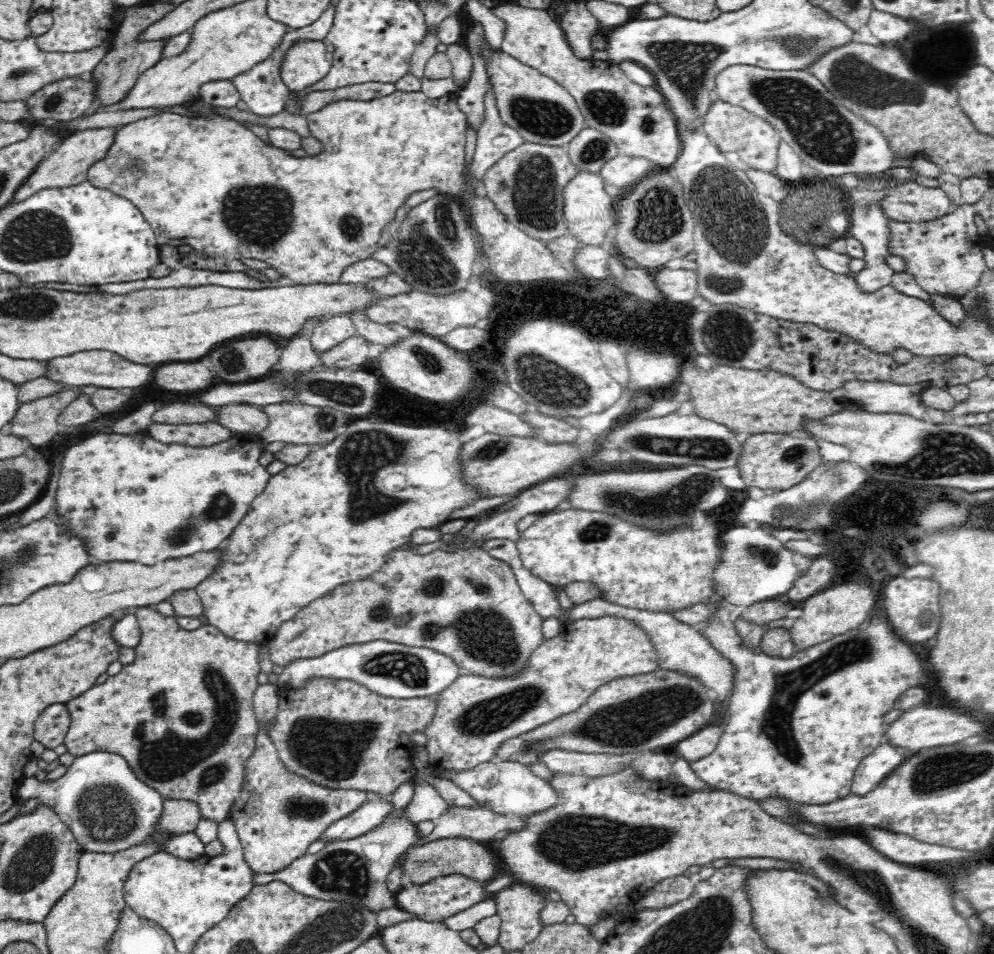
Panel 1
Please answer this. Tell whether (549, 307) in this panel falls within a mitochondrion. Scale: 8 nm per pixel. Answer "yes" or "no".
no

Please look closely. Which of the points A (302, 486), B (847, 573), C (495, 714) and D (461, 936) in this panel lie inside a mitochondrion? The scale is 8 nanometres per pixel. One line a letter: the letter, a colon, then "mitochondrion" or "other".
A: other
B: other
C: mitochondrion
D: other

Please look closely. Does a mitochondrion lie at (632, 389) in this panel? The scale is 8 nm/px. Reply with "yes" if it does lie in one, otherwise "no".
no

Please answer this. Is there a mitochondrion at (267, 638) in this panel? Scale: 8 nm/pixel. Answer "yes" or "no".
no

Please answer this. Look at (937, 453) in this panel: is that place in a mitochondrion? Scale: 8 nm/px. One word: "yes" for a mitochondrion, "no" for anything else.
yes

